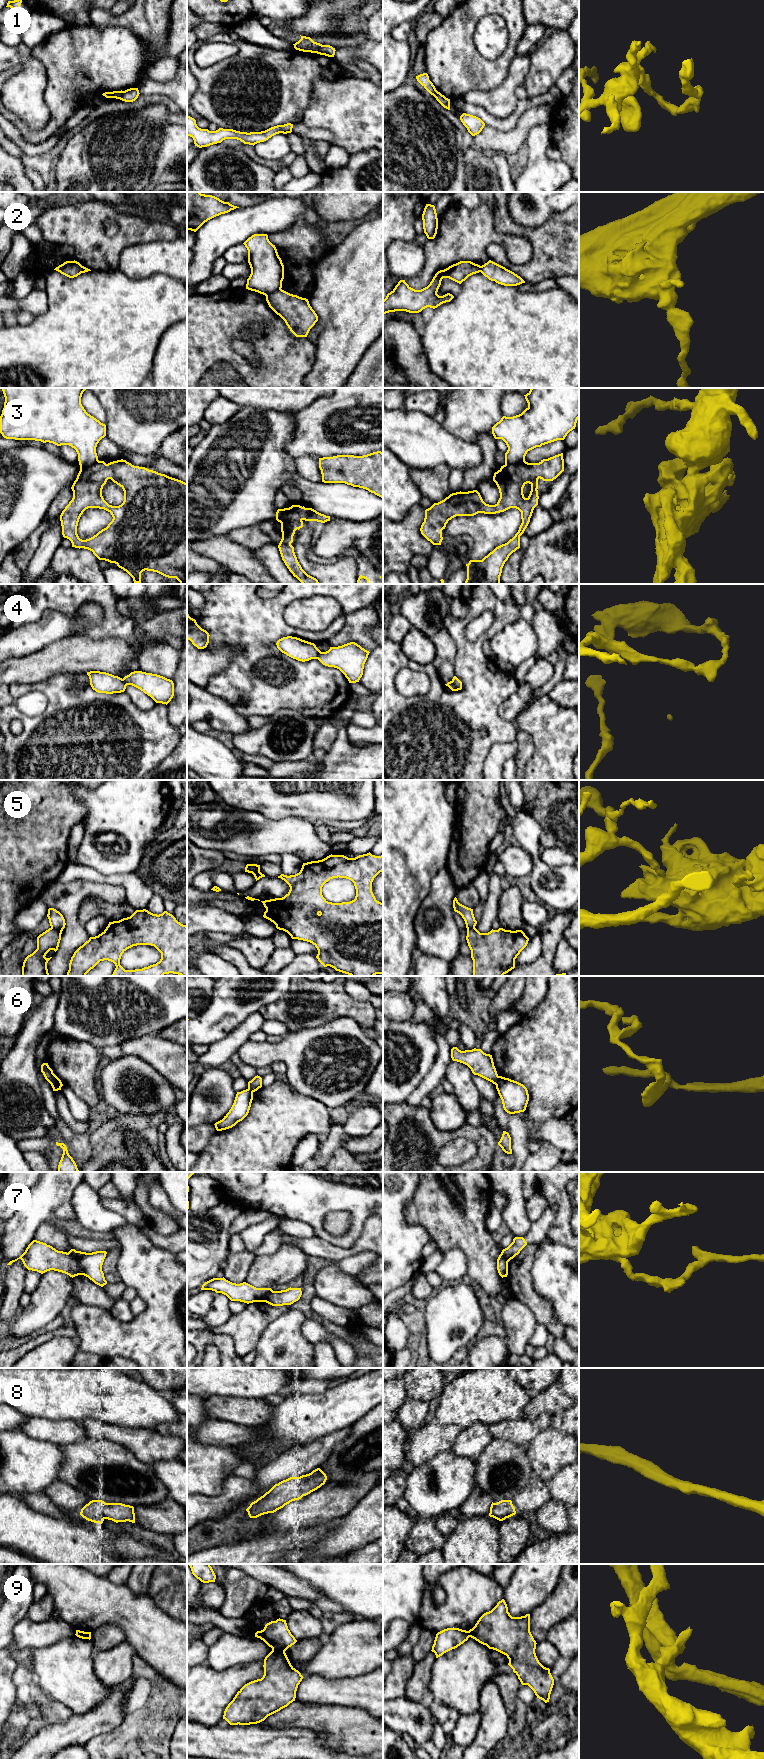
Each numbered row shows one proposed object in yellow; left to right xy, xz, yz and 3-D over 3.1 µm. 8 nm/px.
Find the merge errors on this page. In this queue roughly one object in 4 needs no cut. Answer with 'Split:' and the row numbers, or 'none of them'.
Split: 1, 2, 3, 4, 5, 6, 7, 9

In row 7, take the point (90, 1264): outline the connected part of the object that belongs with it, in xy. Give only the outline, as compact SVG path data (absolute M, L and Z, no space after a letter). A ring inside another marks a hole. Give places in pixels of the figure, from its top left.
M71 1249L68 1253L78 1260L82 1275L101 1287L107 1284L102 1271L102 1265L107 1254L106 1251L86 1253Z

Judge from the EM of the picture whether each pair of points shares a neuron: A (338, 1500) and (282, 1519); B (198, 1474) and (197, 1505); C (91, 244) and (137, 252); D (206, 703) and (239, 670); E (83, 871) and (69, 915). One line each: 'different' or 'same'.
A: same
B: different
C: different
D: different
E: different

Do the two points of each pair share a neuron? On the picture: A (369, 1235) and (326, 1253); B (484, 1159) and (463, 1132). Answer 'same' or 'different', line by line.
A: same
B: same

